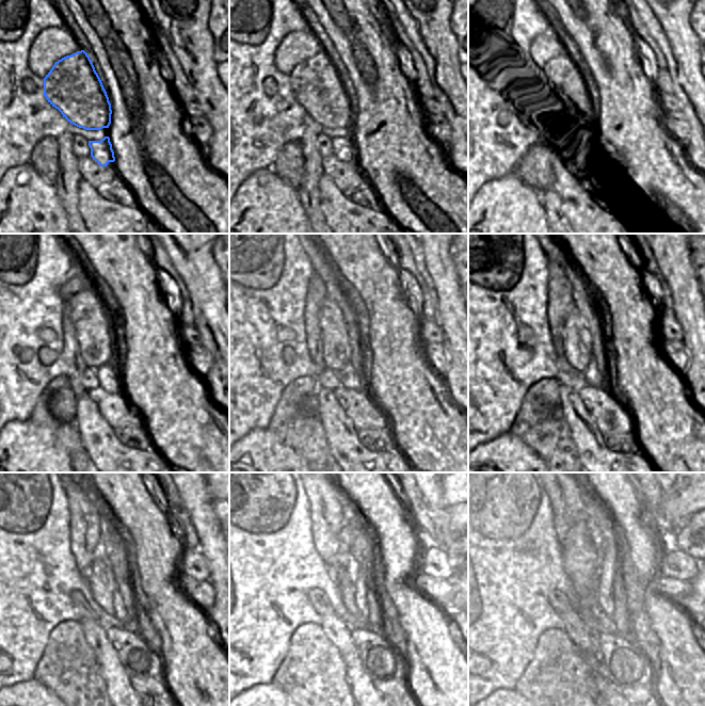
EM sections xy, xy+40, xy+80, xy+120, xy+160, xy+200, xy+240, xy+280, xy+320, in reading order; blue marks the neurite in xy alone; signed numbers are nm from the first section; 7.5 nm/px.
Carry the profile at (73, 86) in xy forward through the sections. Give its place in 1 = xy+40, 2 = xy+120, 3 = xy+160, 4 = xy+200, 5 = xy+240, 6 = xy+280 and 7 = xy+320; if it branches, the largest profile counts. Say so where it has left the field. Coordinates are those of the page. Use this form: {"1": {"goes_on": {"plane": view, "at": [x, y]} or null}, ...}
{"1": {"goes_on": {"plane": "xy+40", "at": [318, 84]}}, "2": {"goes_on": {"plane": "xy+120", "at": [95, 322]}}, "3": {"goes_on": {"plane": "xy+160", "at": [340, 333]}}, "4": {"goes_on": {"plane": "xy+200", "at": [582, 334]}}, "5": {"goes_on": {"plane": "xy+240", "at": [111, 566]}}, "6": {"goes_on": {"plane": "xy+280", "at": [357, 564]}}, "7": {"goes_on": {"plane": "xy+320", "at": [606, 536]}}}

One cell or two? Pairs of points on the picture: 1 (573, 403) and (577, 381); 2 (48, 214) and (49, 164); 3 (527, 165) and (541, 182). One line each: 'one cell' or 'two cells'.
1: two cells
2: two cells
3: one cell

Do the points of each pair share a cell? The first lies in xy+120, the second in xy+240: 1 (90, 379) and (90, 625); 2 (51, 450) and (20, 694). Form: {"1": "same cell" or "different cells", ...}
{"1": "different cells", "2": "same cell"}

